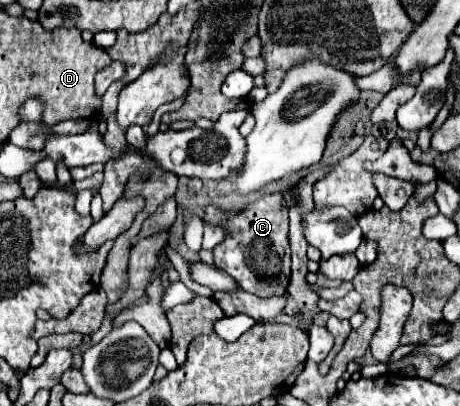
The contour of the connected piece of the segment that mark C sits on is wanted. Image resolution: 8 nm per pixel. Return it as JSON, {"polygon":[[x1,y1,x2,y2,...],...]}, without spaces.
{"polygon":[[281,192,261,196,257,202,249,204,237,214,225,218,217,206,205,206,205,222,211,226,221,226,225,230,225,240,213,248,215,266,225,270,241,290,251,292,259,298,283,296,289,284,289,212,281,206]]}

